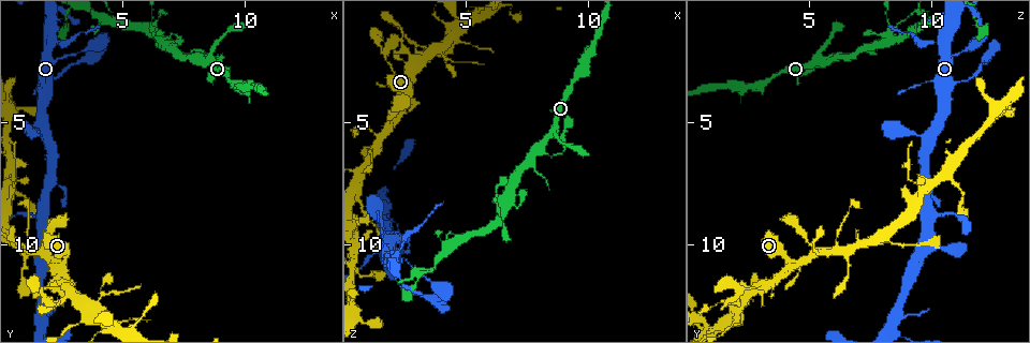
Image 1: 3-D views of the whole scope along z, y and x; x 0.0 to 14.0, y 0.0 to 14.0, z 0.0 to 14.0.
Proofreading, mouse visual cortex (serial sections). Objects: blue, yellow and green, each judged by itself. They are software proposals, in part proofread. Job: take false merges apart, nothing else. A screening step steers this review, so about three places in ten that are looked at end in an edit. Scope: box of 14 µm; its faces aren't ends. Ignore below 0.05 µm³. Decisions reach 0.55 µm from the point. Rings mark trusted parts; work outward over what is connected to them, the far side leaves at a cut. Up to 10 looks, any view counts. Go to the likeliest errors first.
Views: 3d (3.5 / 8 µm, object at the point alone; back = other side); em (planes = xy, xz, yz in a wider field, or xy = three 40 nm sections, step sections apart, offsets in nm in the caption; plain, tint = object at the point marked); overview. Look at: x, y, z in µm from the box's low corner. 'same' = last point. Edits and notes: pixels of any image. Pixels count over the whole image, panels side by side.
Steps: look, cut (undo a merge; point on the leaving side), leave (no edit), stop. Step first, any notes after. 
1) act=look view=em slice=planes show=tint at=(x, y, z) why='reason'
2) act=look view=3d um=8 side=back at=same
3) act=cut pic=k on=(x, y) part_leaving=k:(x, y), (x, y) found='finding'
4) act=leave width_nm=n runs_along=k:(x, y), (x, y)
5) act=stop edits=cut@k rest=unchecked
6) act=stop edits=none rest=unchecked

act=look view=3d um=3.5 at=(2.4, 1.7, 10.2) why='a narrow waist'

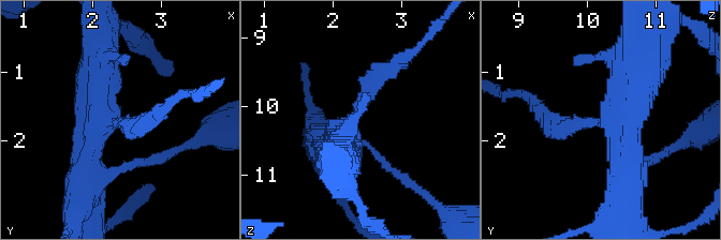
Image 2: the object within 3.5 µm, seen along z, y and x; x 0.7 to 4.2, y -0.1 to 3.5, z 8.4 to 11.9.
act=look view=em slice=xy step=2 show=tint at=(2.35, 1.75, 10.10) why='now the EM'

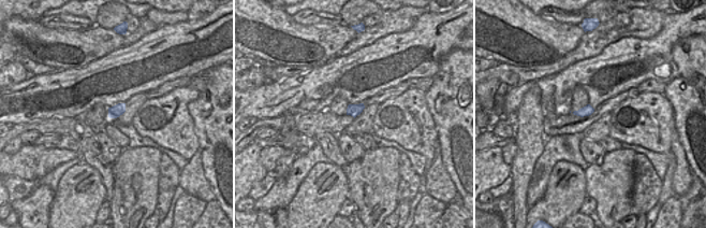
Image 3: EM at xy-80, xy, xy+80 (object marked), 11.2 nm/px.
act=cut pic=2 on=(379, 83) width_nm=140 part_leaving=2:(588, 123), (555, 126), (523, 93) found='a second cell is stuck on'

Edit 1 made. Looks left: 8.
act=look view=3d um=8 side=back at=(8.0, 2.3, 6.2) why='side arm on a straight run'

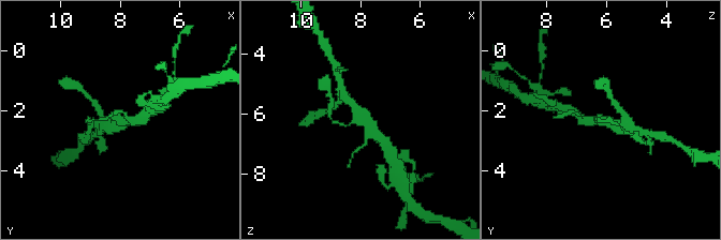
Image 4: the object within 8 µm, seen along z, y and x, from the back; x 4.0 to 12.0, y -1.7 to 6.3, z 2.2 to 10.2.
act=look view=em slice=xy step=5 show=tint at=(8.0, 2.3, 6.2) why='shape alone is not enough'

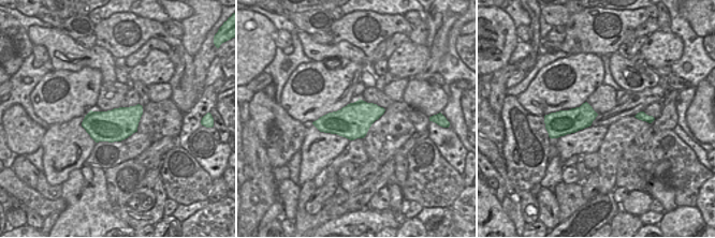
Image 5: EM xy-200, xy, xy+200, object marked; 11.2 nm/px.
act=cut pic=4 on=(90, 124) part_leaving=4:(346, 125), (328, 117), (330, 95) found='a second cell is stuck on'

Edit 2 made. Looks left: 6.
act=look view=3d um=3.5 at=(6.5, 1.6, 8.3) why='abrupt turn'

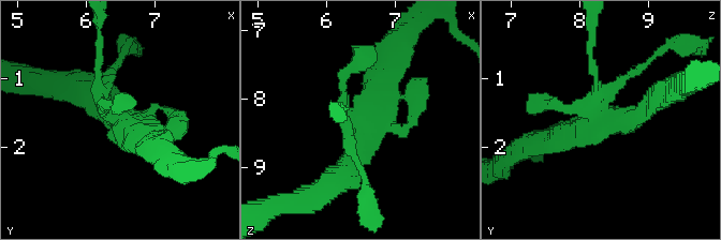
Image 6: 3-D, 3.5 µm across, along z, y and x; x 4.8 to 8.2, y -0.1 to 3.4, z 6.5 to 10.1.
act=look view=em slice=planes show=tint at=(6.60, 1.65, 8.20)

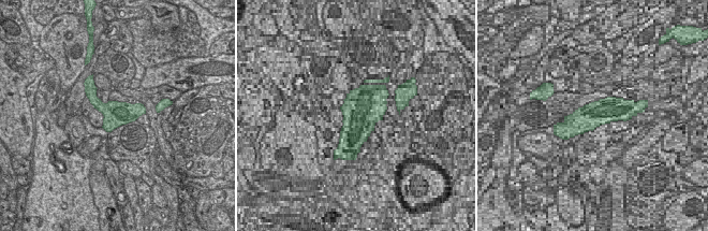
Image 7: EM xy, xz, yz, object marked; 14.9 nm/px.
act=cut pic=6 on=(594, 71) part_leaving=6:(592, 107), (670, 44) found='two cells meet here'

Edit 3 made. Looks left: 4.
act=look view=overview

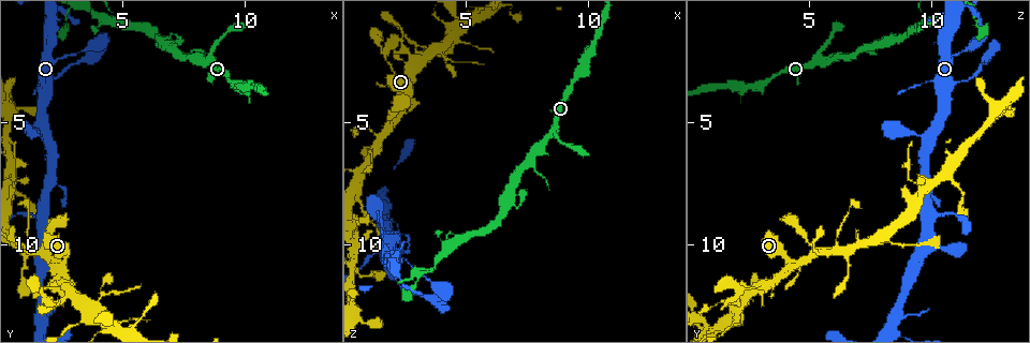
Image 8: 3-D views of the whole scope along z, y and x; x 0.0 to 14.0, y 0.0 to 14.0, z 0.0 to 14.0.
act=look view=3d um=8 at=(4.8, 1.0, 9.7) why='small branch off a trunk'

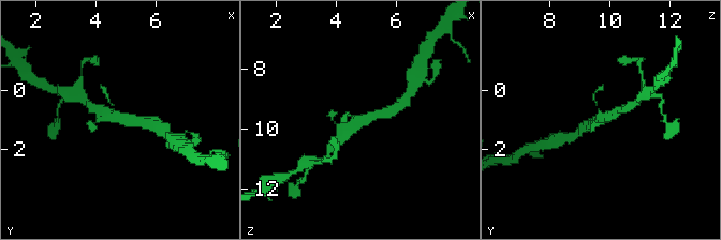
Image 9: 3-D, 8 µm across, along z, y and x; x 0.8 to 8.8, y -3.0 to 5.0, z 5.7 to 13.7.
act=look view=em slice=xy step=1 show=tint at=(4.8, 1.0, 9.7) why='shape alone is not enough'

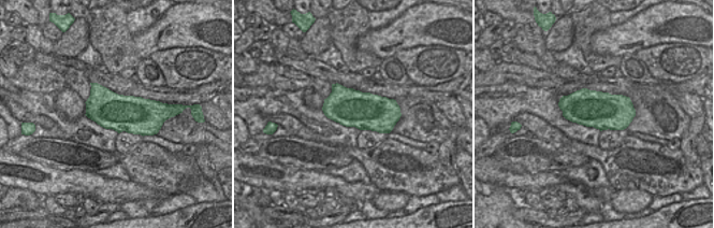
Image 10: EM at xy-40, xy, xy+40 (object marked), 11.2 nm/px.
act=leave runs_along=9:(388, 113), (357, 122), (339, 143) found='all the same cell'

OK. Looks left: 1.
act=stop edits=cut@2,cut@4,cut@6 rest=unchecked

